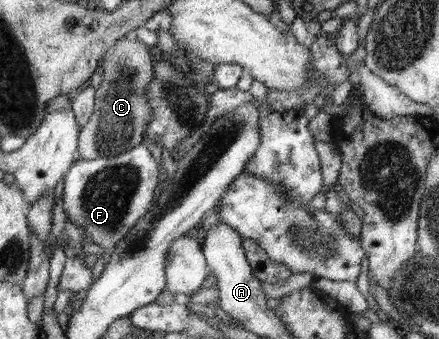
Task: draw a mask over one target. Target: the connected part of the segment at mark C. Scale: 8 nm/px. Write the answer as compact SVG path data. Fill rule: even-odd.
M135 33L122 36L105 59L105 73L95 93L94 113L80 130L79 154L81 160L114 157L131 151L143 142L143 130L148 126L152 108L146 97L146 88L153 78L153 54L137 39Z

